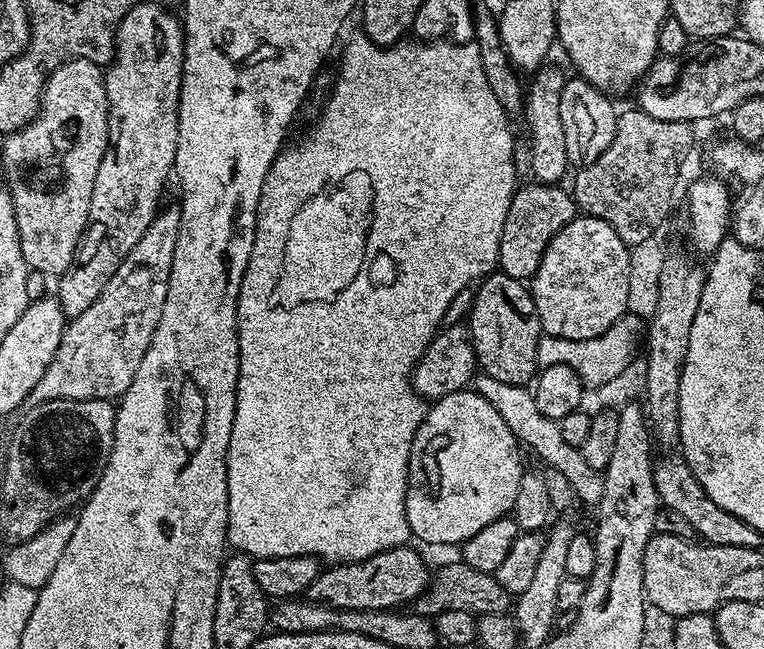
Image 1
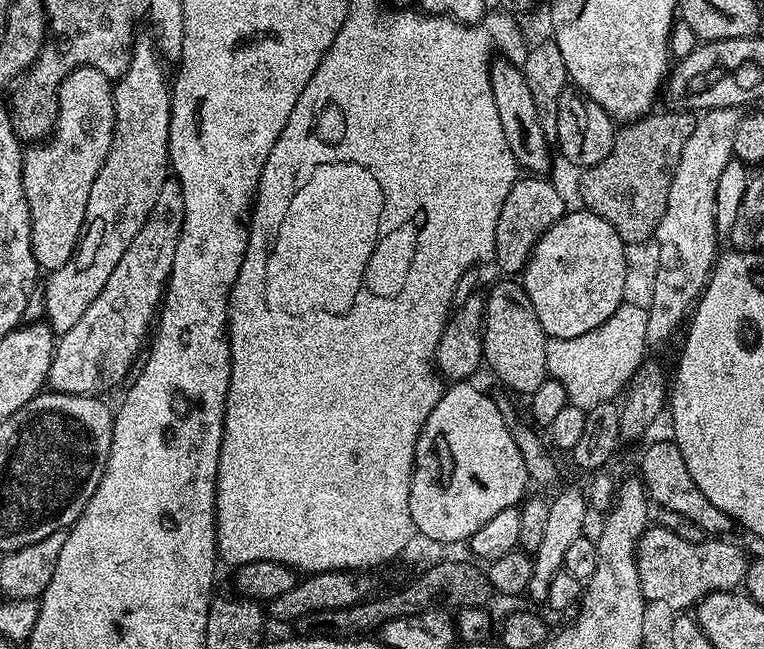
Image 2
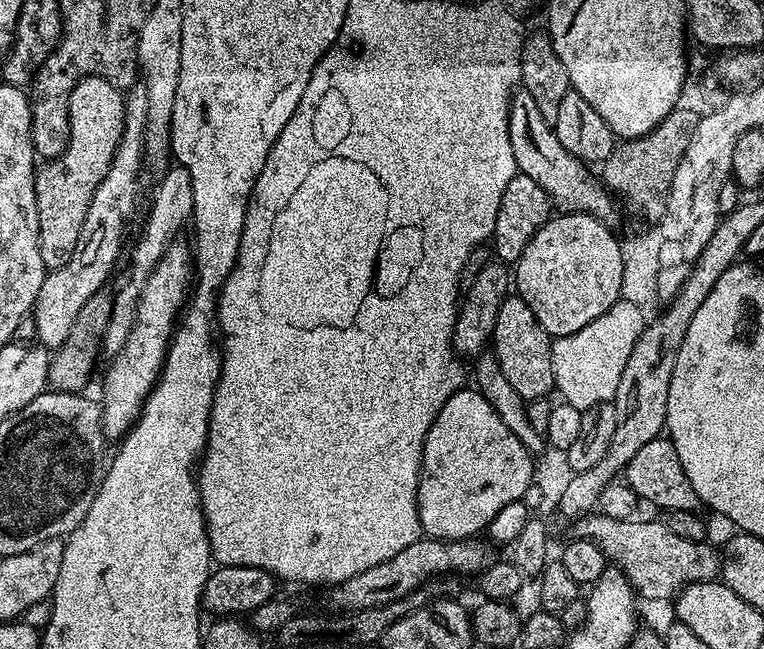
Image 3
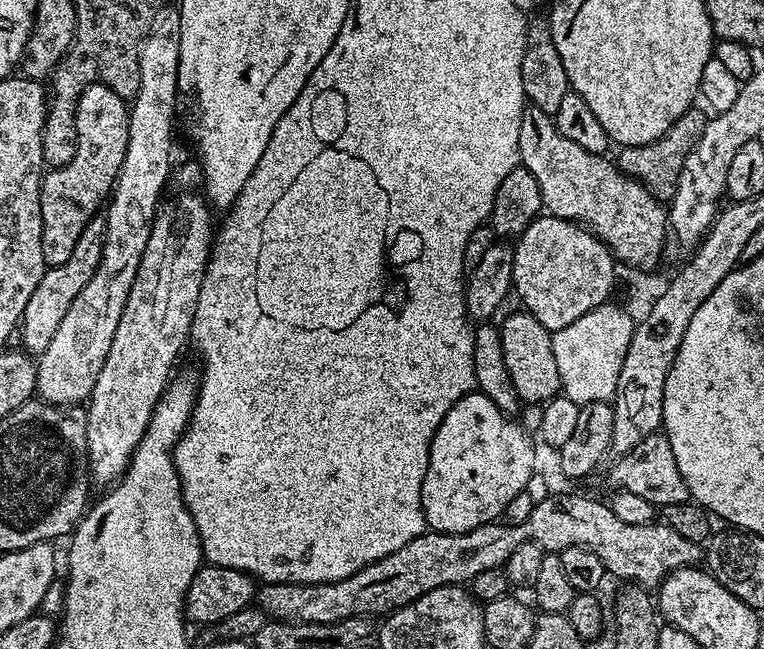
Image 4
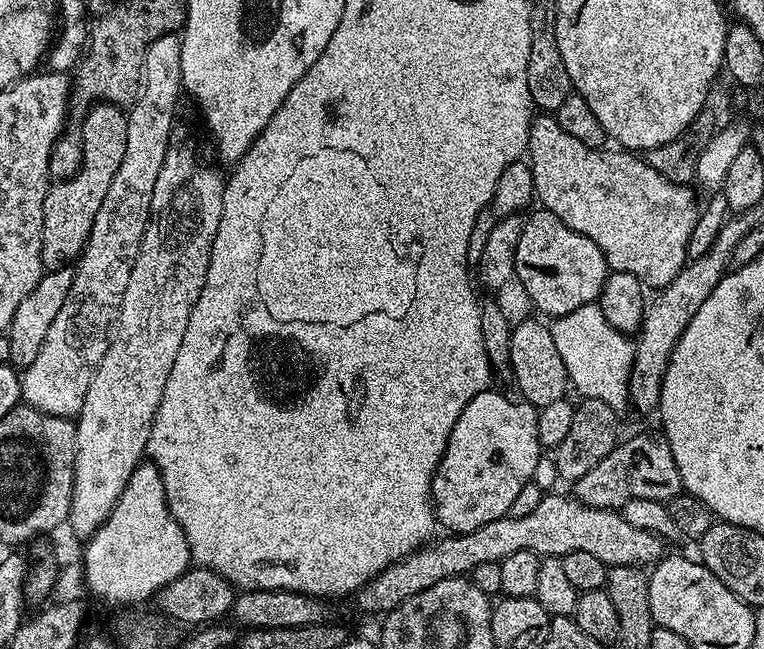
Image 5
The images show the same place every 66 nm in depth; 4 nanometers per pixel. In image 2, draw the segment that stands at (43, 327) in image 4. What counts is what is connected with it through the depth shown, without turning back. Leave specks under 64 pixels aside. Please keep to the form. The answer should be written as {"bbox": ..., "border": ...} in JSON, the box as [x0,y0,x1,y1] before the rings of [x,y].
{"bbox":[44,39,172,334],"border":[[[137,39],[132,46],[132,61],[126,74],[115,81],[114,94],[114,138],[110,146],[110,154],[106,162],[102,162],[102,170],[98,170],[98,178],[94,178],[94,186],[90,186],[90,202],[86,202],[86,218],[84,231],[80,233],[80,242],[76,245],[76,253],[58,270],[48,277],[48,285],[44,288],[44,312],[46,323],[53,333],[63,334],[70,331],[80,321],[82,314],[100,294],[103,286],[110,279],[110,274],[126,253],[126,248],[134,240],[146,222],[147,216],[154,209],[159,190],[163,183],[170,179],[168,163],[168,135],[170,134],[170,114],[172,113],[172,89],[169,81],[164,81],[165,61],[162,59],[155,43],[151,39]]]}

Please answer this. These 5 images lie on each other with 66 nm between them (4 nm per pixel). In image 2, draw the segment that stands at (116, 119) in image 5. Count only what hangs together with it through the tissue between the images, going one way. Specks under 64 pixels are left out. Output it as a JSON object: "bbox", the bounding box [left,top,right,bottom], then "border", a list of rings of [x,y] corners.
{"bbox":[22,68,116,274],"border":[[[75,68],[64,79],[58,98],[58,118],[49,139],[36,142],[24,153],[22,166],[22,186],[26,194],[26,202],[30,206],[30,238],[37,265],[51,274],[76,253],[76,245],[80,242],[80,233],[84,231],[86,218],[86,202],[90,202],[90,186],[94,186],[94,178],[98,178],[98,170],[102,170],[102,162],[110,154],[110,146],[114,138],[116,115],[114,114],[113,81],[109,80],[102,70],[93,68]]]}

